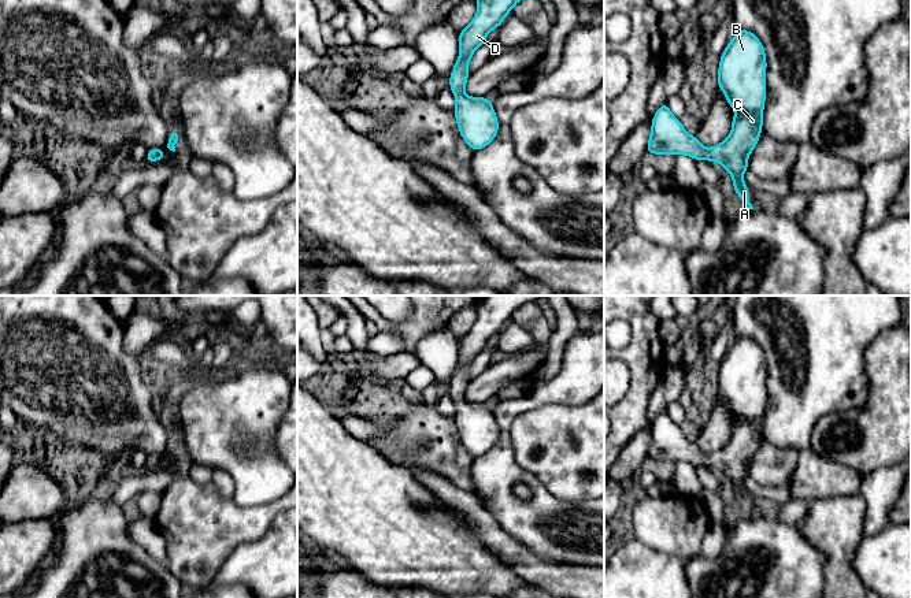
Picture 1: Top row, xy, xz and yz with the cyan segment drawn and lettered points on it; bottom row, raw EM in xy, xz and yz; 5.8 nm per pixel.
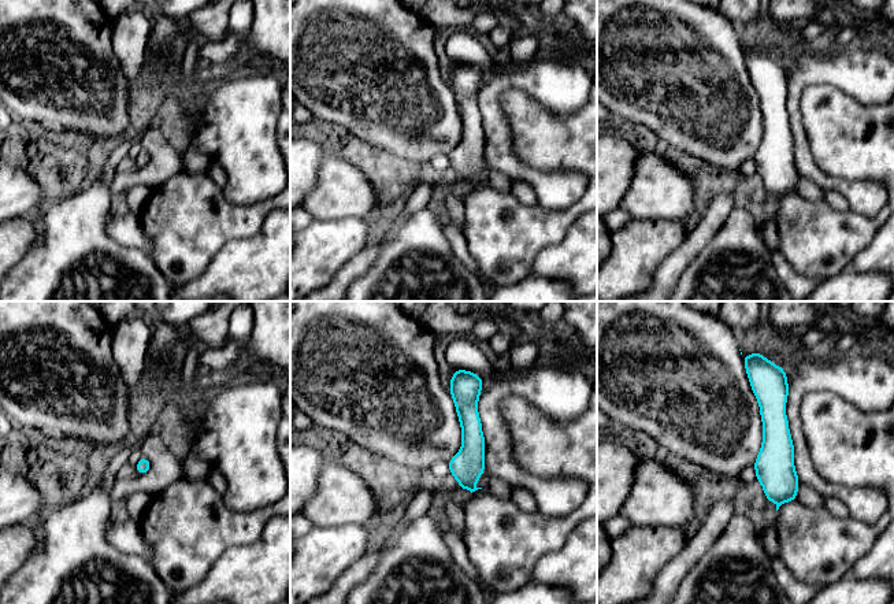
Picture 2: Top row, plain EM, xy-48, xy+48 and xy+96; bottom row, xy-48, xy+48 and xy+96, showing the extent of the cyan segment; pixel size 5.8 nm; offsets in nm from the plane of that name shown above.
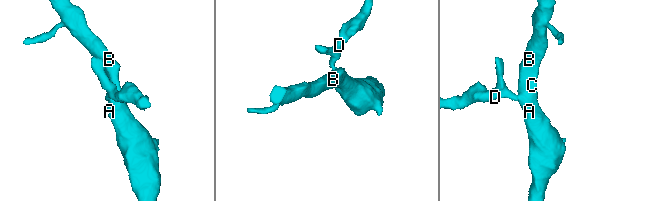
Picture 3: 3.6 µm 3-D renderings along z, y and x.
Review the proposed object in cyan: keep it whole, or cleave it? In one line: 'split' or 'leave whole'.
leave whole

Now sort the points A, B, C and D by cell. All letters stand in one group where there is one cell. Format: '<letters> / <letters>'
A B C D

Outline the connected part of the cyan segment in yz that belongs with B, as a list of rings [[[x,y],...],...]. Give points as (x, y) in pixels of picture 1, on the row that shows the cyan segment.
[[[736,30],[718,67],[718,88],[736,111],[729,137],[711,149],[704,148],[696,135],[685,131],[681,120],[671,114],[667,103],[663,103],[652,118],[647,153],[686,155],[696,161],[722,164],[732,175],[742,208],[753,209],[742,174],[748,170],[748,156],[756,148],[763,127],[766,68],[764,47],[756,34]]]

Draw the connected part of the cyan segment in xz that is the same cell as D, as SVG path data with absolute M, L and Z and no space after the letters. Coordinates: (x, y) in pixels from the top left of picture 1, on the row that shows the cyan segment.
M477 0L475 16L459 31L459 57L449 75L449 88L456 97L453 114L459 133L473 151L484 149L493 141L499 133L499 119L490 100L464 94L469 63L489 31L503 23L518 1L521 0Z

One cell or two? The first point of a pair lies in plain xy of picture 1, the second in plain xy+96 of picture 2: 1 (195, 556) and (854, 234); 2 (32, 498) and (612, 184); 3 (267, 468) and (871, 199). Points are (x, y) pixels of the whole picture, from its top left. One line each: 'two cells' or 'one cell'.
1: one cell
2: two cells
3: one cell

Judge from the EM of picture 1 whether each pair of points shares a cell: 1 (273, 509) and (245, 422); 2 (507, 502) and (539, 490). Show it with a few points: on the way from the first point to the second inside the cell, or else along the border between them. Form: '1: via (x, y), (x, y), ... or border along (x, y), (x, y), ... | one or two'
1: border along (282, 496), (266, 504), (239, 506) | two
2: via (517, 505), (529, 505), (534, 500) | one

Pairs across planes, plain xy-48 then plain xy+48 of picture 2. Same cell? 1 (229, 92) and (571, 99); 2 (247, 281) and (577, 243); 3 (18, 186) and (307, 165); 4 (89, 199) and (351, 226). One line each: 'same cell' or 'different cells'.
1: same cell
2: same cell
3: different cells
4: different cells

